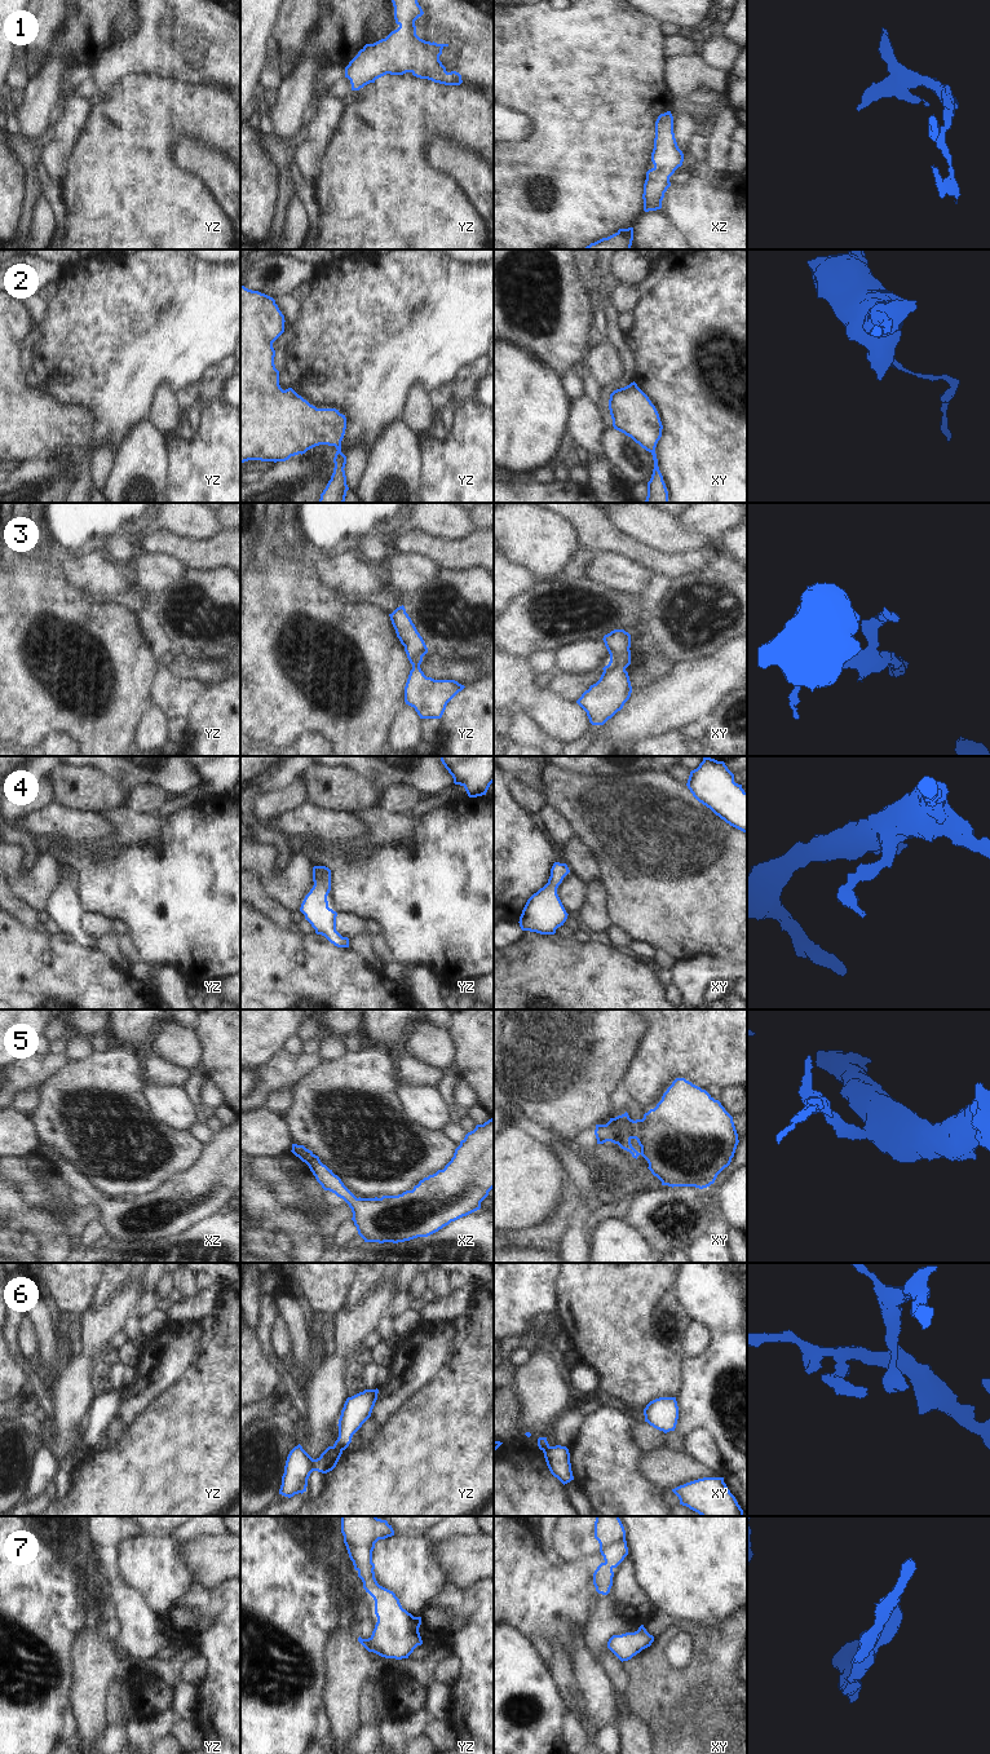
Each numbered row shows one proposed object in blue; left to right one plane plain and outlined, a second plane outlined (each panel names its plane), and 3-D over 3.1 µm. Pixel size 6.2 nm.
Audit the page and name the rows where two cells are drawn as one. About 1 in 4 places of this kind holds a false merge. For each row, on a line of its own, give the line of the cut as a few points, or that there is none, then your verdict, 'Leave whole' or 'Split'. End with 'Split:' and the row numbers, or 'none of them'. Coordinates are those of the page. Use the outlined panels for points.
1: No split. Leave whole
2: No split. Leave whole
3: No split. Leave whole
4: No split. Leave whole
5: No split. Leave whole
6: Split along yz (334, 1445), (341, 1450). Split
7: No split. Leave whole
Split: 6

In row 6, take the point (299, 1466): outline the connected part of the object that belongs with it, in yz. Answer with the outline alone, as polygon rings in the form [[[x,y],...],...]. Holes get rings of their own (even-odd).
[[[299,1444],[287,1457],[279,1494],[288,1498],[299,1493],[302,1494],[306,1492],[310,1474],[313,1471],[322,1474],[332,1471],[336,1467],[341,1454],[341,1449],[328,1446],[319,1458],[313,1459]]]

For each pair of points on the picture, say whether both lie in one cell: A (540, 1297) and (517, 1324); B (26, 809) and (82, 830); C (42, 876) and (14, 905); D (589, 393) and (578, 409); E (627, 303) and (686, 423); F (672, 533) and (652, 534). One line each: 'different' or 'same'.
A: same
B: different
C: different
D: different
E: different
F: same

